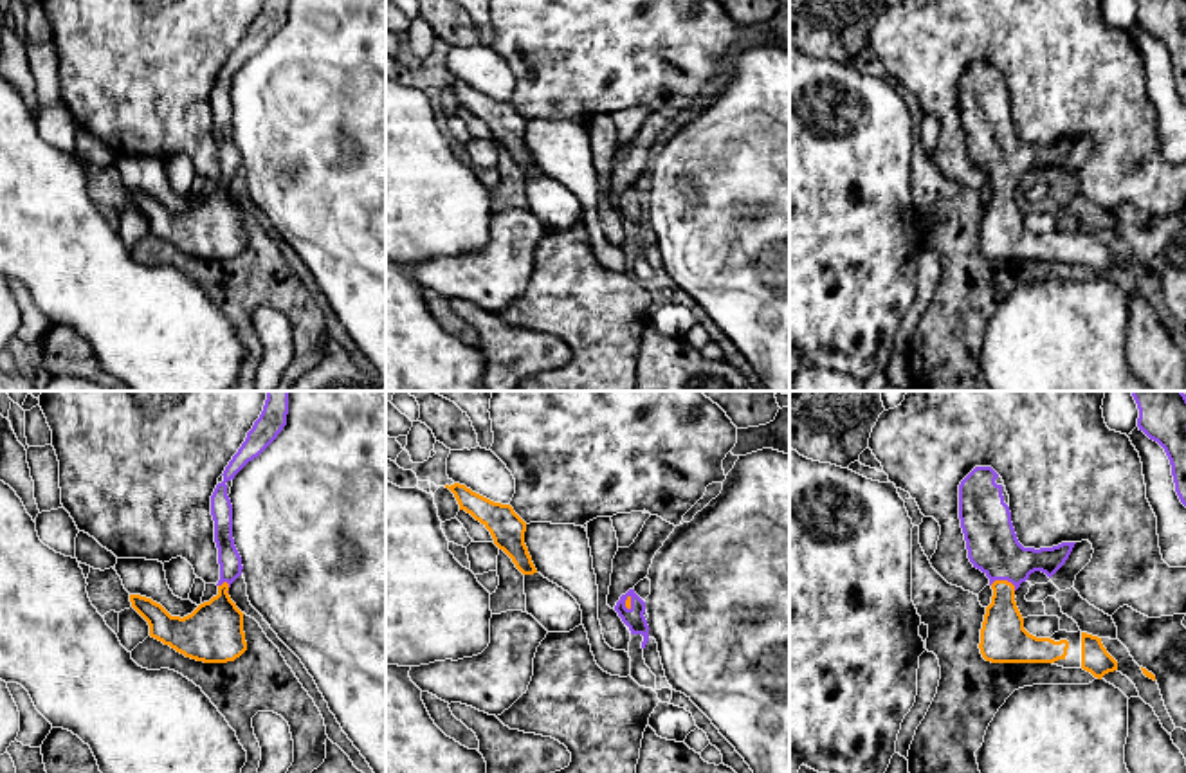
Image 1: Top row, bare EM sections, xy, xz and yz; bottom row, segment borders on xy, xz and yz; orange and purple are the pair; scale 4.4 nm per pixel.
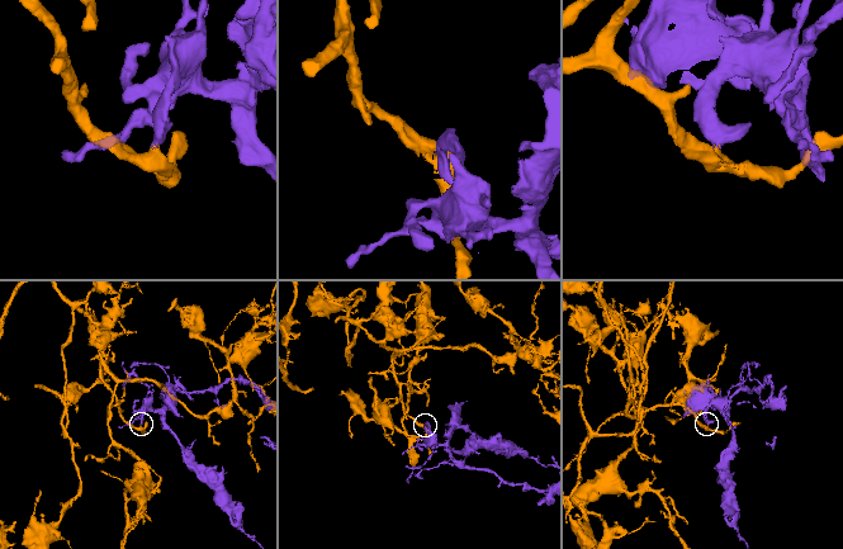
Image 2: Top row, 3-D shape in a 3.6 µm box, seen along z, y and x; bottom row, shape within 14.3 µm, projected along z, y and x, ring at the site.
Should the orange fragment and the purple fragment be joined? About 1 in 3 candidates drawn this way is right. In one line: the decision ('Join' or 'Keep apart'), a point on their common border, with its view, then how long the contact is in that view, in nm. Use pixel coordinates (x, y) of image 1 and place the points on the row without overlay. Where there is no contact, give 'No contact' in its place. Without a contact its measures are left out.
Join. Touches orange at yz (1004, 177). Shared border 120 nm

